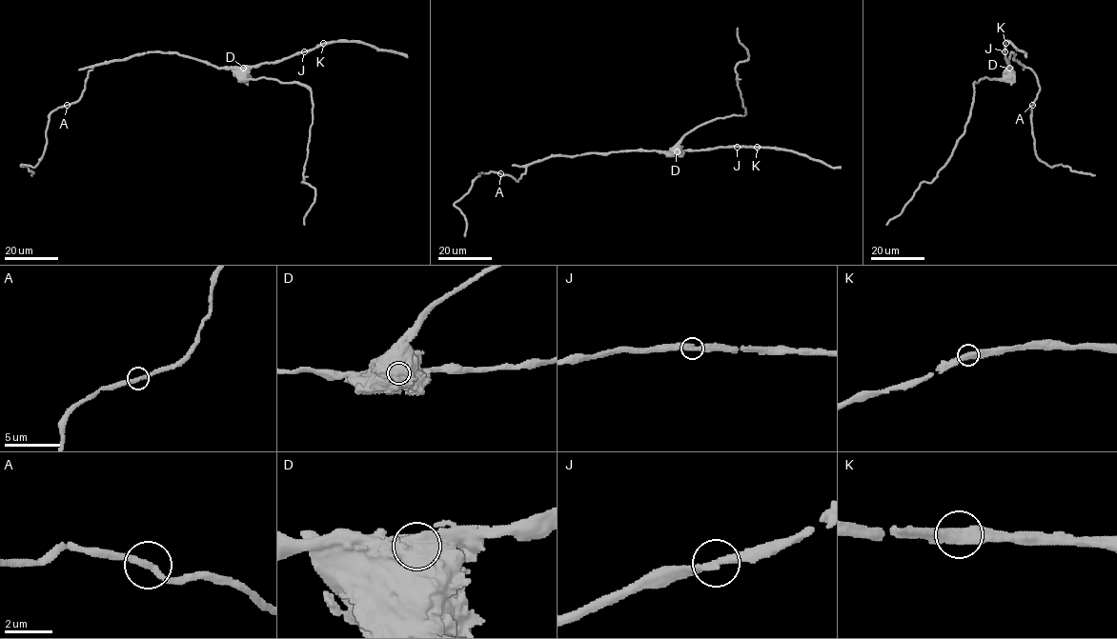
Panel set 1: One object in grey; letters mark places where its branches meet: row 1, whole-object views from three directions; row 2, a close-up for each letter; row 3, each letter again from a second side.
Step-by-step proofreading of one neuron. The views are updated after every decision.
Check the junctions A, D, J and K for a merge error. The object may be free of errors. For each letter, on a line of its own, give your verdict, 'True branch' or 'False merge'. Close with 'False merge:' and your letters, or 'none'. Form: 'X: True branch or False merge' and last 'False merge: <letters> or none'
A: True branch
D: False merge
J: True branch
K: True branch
False merge: D

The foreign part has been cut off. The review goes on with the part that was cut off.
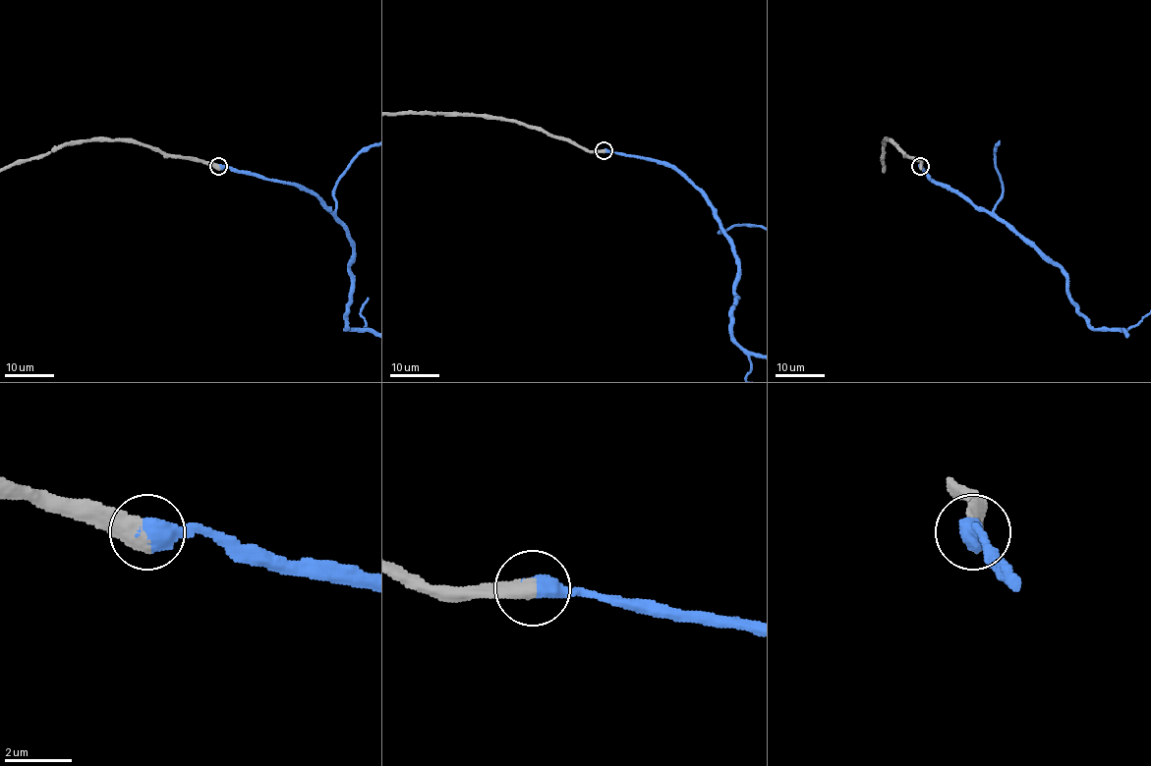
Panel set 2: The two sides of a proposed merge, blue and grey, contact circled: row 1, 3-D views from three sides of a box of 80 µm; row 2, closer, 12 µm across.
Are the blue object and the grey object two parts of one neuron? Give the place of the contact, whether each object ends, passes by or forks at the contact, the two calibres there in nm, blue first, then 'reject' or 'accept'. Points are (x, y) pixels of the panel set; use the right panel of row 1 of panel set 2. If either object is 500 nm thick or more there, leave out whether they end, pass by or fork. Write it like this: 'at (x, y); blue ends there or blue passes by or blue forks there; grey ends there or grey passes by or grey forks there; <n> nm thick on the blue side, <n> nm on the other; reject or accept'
at (920, 166); 650 nm thick on the blue side, 600 nm on the other; accept

